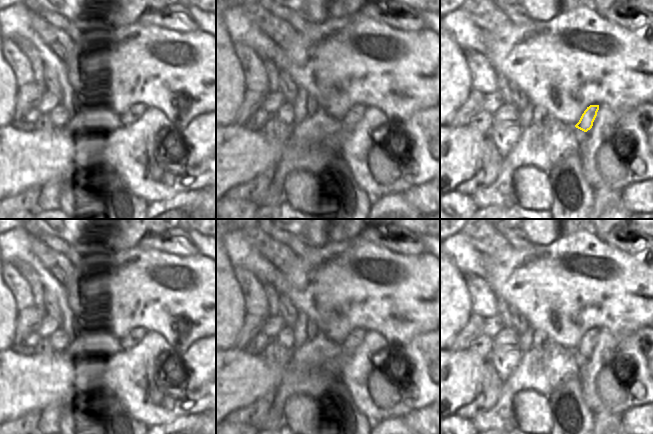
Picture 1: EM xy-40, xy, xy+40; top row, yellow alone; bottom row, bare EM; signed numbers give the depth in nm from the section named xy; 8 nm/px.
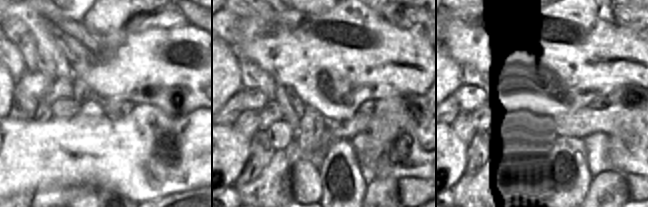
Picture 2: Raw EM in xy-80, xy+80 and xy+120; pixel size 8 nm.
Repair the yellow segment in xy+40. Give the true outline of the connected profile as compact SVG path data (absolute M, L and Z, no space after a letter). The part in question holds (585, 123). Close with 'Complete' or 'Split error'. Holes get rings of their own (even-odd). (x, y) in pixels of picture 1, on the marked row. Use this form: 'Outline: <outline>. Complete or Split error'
Outline: M590 105L582 114L579 122L575 125L576 128L587 132L593 126L593 122L597 116L599 105Z. Complete

